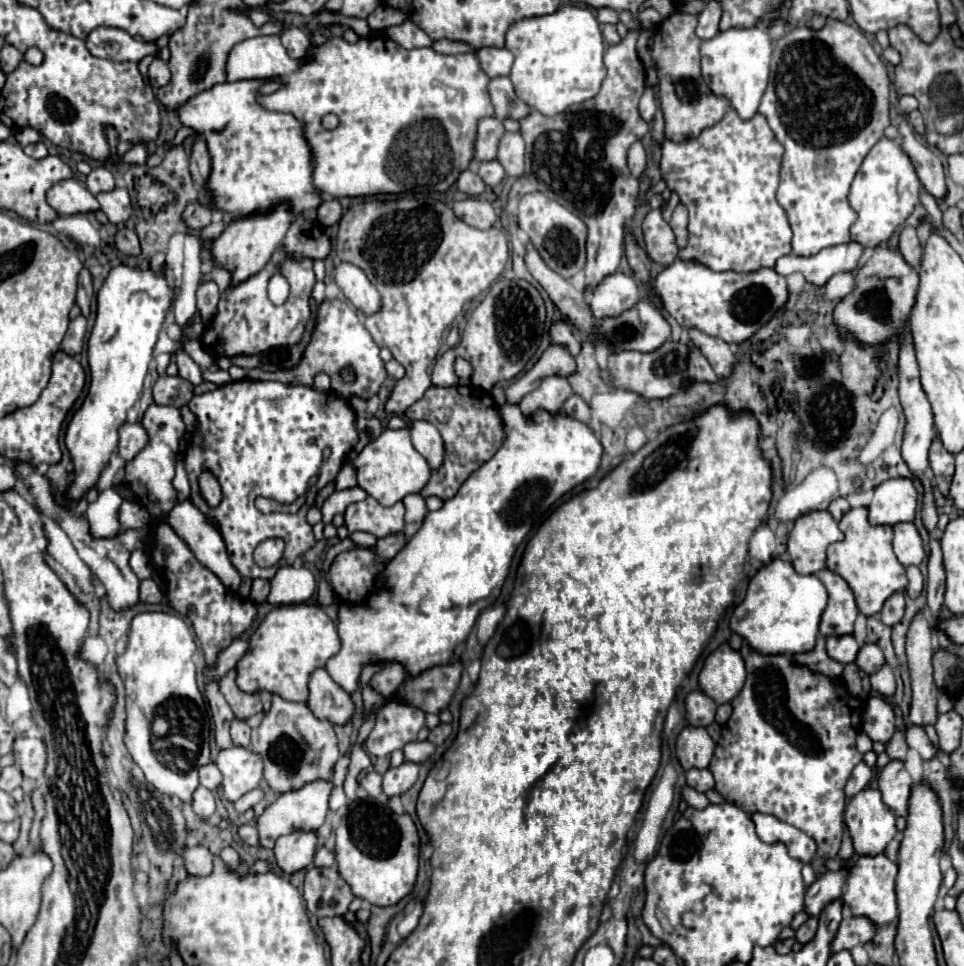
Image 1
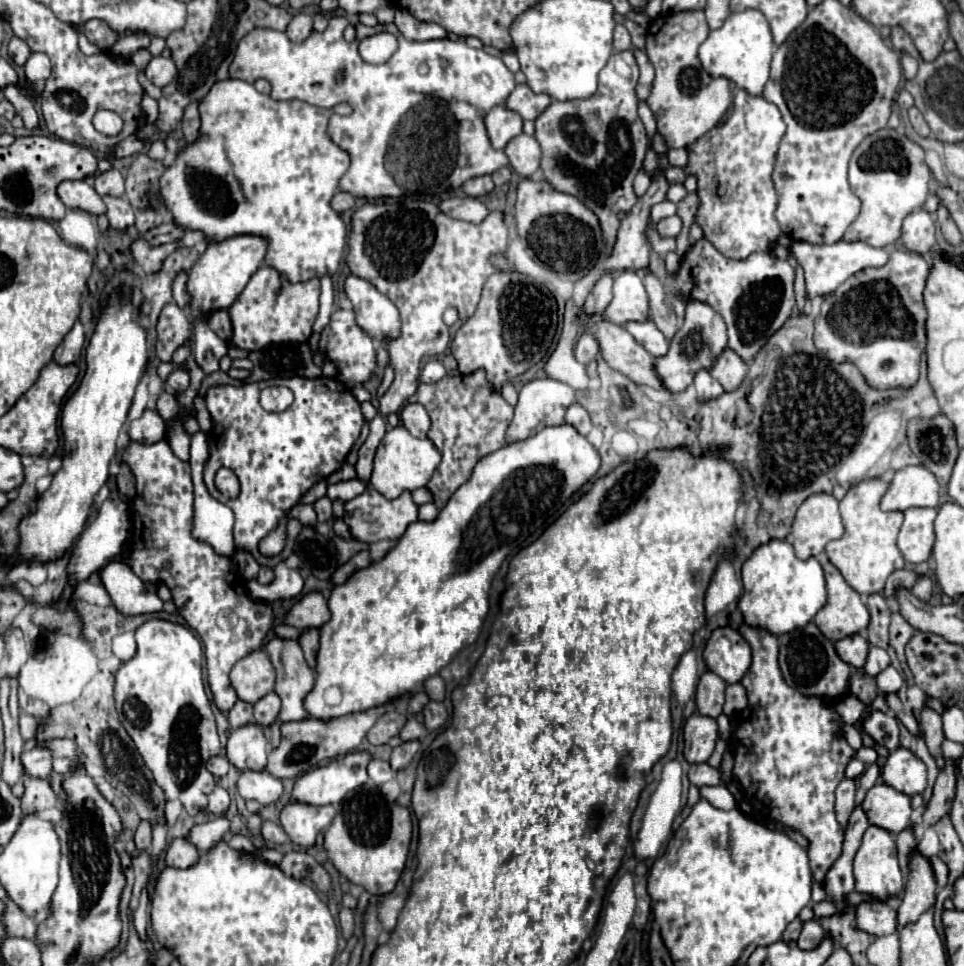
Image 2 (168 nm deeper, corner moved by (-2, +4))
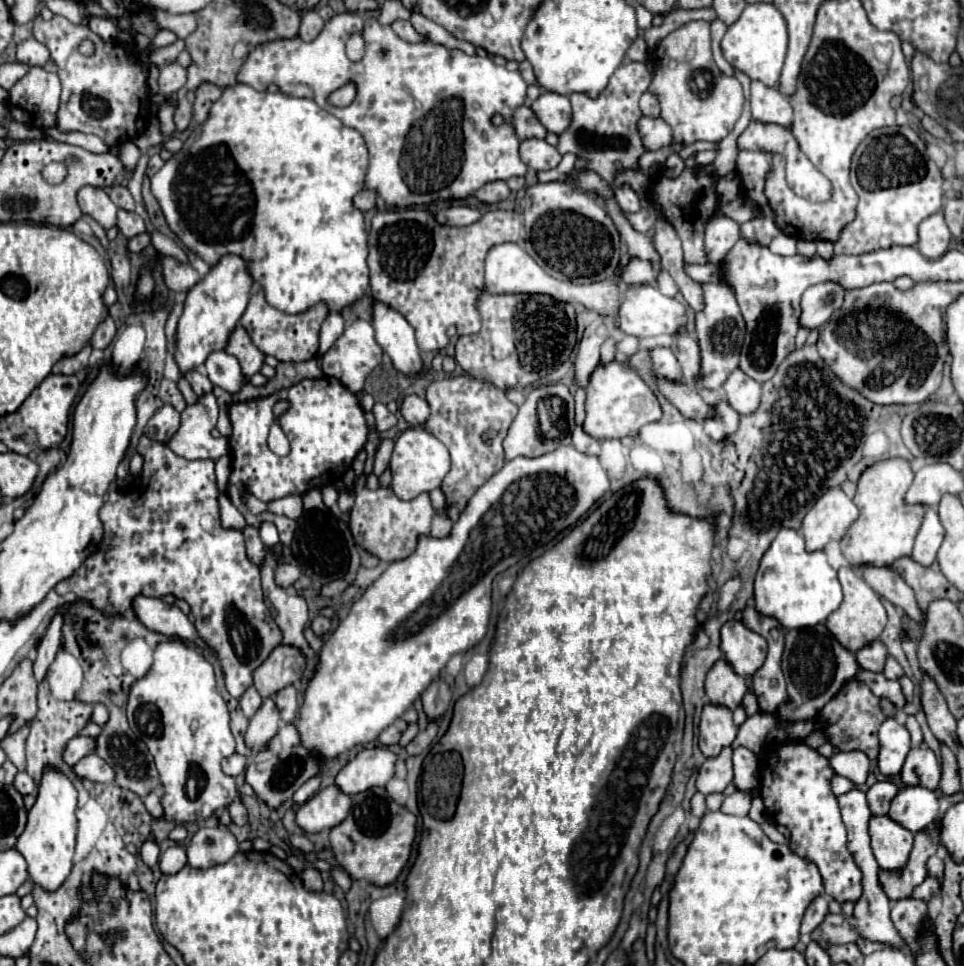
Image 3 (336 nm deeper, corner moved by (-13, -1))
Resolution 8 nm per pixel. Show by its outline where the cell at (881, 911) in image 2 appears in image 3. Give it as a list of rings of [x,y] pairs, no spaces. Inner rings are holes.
[[[917,899],[895,901],[893,911],[891,911],[891,919],[893,919],[893,925],[899,931],[901,939],[907,945],[913,945],[919,937],[923,921],[929,919],[927,905],[923,901],[917,901]]]

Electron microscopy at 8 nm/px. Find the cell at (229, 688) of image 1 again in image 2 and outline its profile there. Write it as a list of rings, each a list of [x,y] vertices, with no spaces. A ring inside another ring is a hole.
[[[256,650],[238,660],[230,672],[230,680],[238,698],[250,704],[274,690],[274,678],[274,666],[270,656],[266,656],[266,650]]]

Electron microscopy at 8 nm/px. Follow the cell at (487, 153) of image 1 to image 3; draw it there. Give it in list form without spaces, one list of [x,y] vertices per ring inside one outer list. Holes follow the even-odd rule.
[[[523,105],[519,107],[515,113],[513,113],[513,127],[515,127],[515,135],[519,141],[523,139],[531,139],[531,137],[537,137],[537,139],[543,139],[545,137],[545,127],[537,121],[537,117],[533,115],[533,111]]]

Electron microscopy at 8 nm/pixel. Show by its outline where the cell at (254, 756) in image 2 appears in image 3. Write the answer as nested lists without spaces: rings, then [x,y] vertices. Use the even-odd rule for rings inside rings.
[[[265,699],[261,709],[249,719],[249,727],[245,731],[245,745],[249,749],[265,749],[267,743],[277,735],[279,721],[281,719],[273,699]]]

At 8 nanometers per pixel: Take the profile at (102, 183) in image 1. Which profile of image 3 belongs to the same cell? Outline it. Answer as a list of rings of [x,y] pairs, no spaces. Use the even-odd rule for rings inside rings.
[[[113,185],[111,191],[109,191],[109,197],[121,209],[127,209],[127,211],[135,209],[135,199],[133,199],[131,191],[127,187],[123,187],[123,185]]]

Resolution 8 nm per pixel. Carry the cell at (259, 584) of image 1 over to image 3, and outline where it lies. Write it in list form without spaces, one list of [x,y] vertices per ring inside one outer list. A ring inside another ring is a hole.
[[[283,563],[283,565],[279,565],[275,569],[275,583],[279,587],[283,587],[283,589],[291,587],[297,579],[299,579],[299,569],[295,565],[291,565],[291,563]]]

